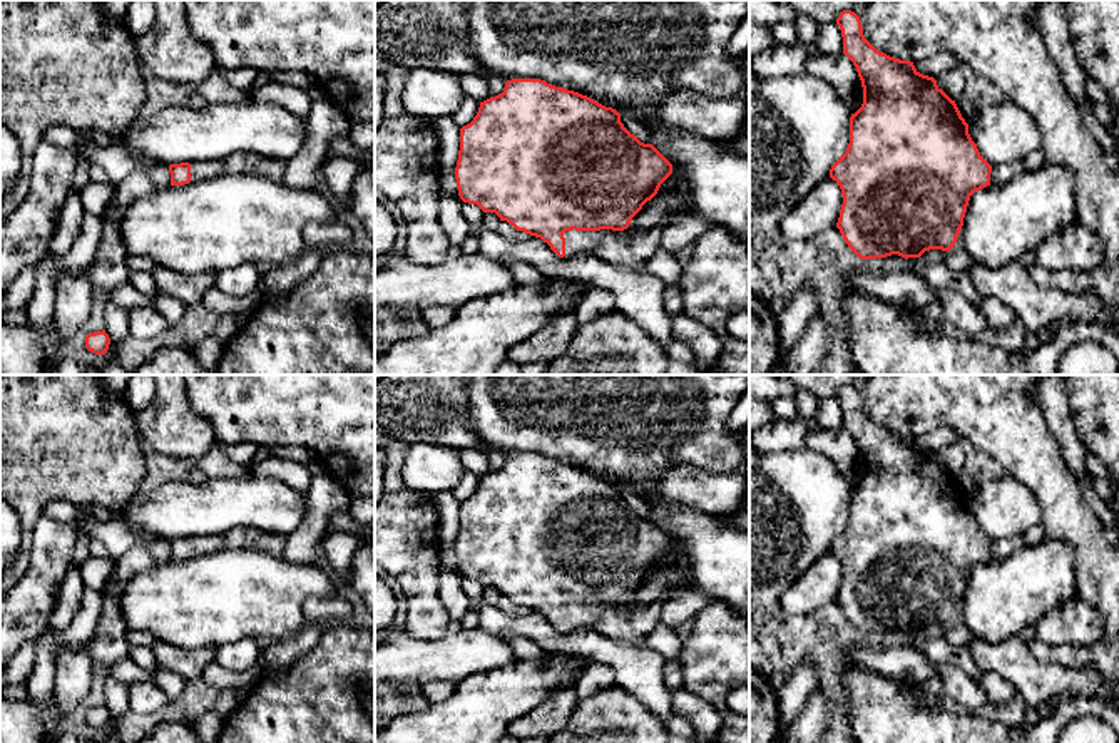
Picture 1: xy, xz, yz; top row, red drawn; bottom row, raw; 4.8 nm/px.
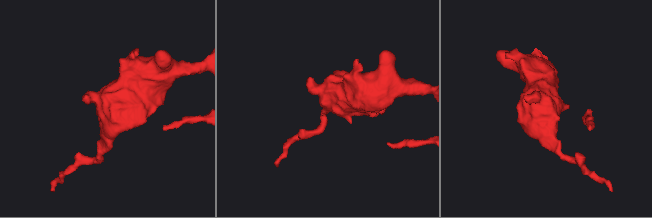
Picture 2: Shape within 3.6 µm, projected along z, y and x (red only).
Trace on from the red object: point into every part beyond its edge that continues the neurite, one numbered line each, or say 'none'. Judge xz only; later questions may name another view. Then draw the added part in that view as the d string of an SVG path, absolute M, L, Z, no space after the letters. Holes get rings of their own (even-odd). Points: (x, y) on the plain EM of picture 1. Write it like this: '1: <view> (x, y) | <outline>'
1: xz (624, 625) | M661 602L634 609L631 606L565 606L565 631L594 629L602 636L634 648L644 648L644 636L661 617Z

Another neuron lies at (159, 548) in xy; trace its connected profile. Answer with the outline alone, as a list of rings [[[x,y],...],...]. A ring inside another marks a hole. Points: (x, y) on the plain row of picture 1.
[[[154,539],[147,544],[151,549],[151,556],[156,561],[156,564],[169,562],[171,561],[171,547],[167,539]]]

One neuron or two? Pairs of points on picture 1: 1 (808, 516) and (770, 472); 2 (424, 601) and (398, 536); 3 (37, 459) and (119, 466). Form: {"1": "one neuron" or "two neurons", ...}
{"1": "one neuron", "2": "one neuron", "3": "one neuron"}

